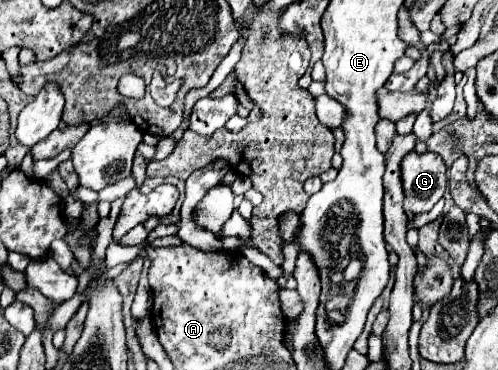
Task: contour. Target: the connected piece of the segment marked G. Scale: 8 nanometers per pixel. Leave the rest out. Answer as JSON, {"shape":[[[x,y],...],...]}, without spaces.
{"shape":[[[410,152],[402,162],[404,182],[404,210],[430,212],[434,204],[444,196],[448,180],[446,166],[438,154]]]}

